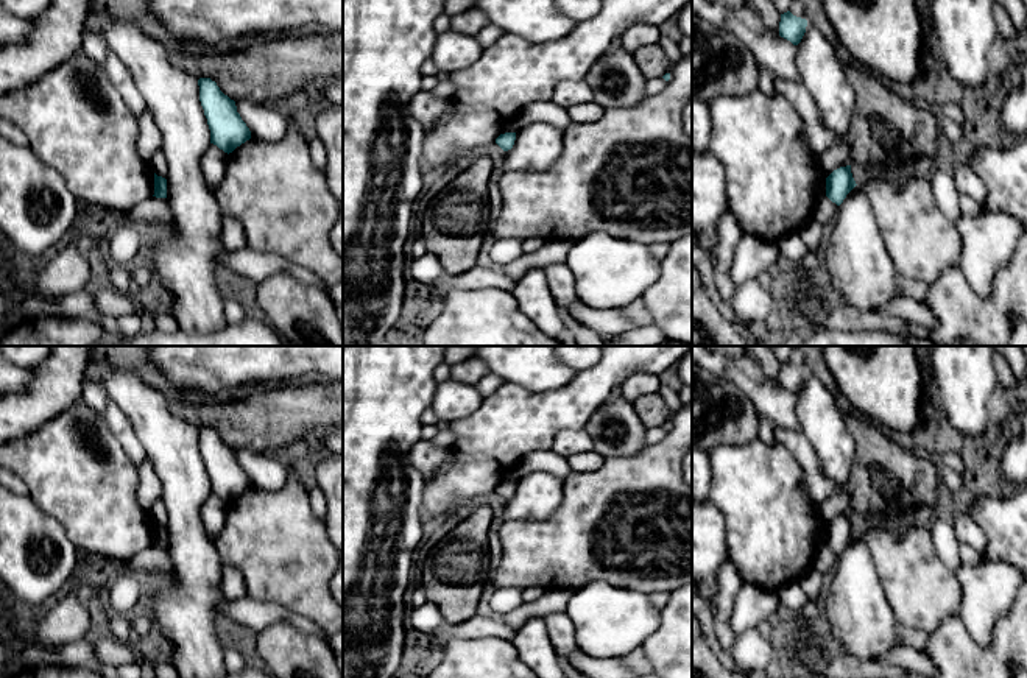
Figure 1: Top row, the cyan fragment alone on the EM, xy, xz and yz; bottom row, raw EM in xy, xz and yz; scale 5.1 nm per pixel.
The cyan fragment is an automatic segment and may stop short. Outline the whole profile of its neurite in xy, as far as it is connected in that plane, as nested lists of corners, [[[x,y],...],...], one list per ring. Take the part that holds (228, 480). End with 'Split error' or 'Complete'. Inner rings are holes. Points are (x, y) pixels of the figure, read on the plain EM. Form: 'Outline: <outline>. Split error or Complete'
Outline: [[[199,427],[198,435],[210,478],[210,493],[229,503],[251,488],[251,480],[237,461],[235,450],[224,444],[215,430]]]. Complete

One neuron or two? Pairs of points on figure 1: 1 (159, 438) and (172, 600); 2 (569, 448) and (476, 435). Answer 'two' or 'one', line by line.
1: one
2: two

